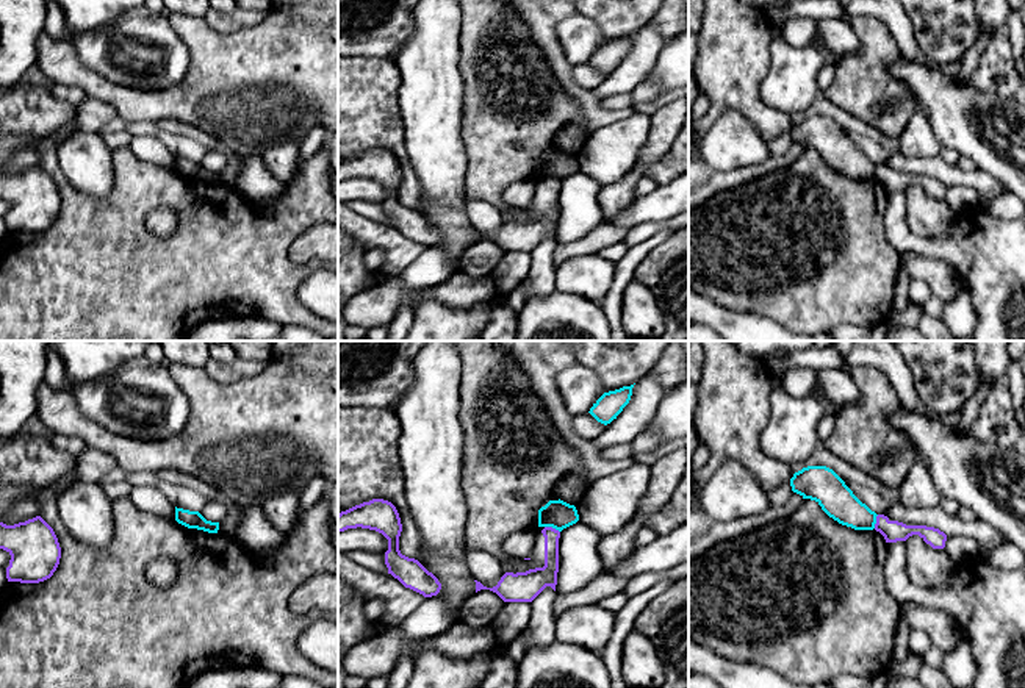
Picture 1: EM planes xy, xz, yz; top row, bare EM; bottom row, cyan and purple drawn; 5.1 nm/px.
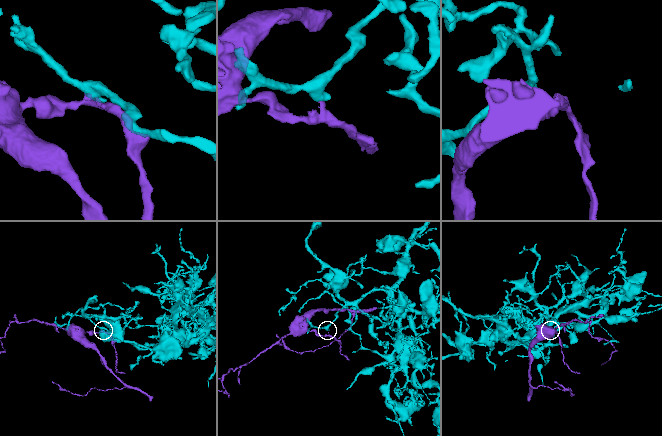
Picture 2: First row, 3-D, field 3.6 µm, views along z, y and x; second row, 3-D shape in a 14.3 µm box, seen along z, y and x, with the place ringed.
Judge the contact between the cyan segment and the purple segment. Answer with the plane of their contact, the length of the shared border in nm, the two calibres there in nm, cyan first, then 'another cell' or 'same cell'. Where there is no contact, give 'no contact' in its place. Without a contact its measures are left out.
meets cyan in xz; contact 90 nm long; 150 nm thick on the cyan side, 100 nm on the other; another cell

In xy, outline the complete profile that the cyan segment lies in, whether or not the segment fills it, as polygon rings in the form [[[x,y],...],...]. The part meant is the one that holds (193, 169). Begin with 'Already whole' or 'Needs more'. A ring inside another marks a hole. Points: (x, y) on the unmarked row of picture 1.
Already whole. [[[175,156],[175,170],[188,178],[197,178],[208,183],[218,183],[219,172],[207,170],[199,161],[189,161]]]

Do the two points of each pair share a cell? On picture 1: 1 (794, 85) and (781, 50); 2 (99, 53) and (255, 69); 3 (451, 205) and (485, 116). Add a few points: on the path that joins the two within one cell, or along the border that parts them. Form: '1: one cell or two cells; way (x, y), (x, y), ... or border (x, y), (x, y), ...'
1: one cell; way (792, 77), (792, 69), (784, 58)
2: two cells; border (174, 28), (188, 49), (188, 71), (163, 89)
3: two cells; border (460, 127), (467, 155), (467, 200)

